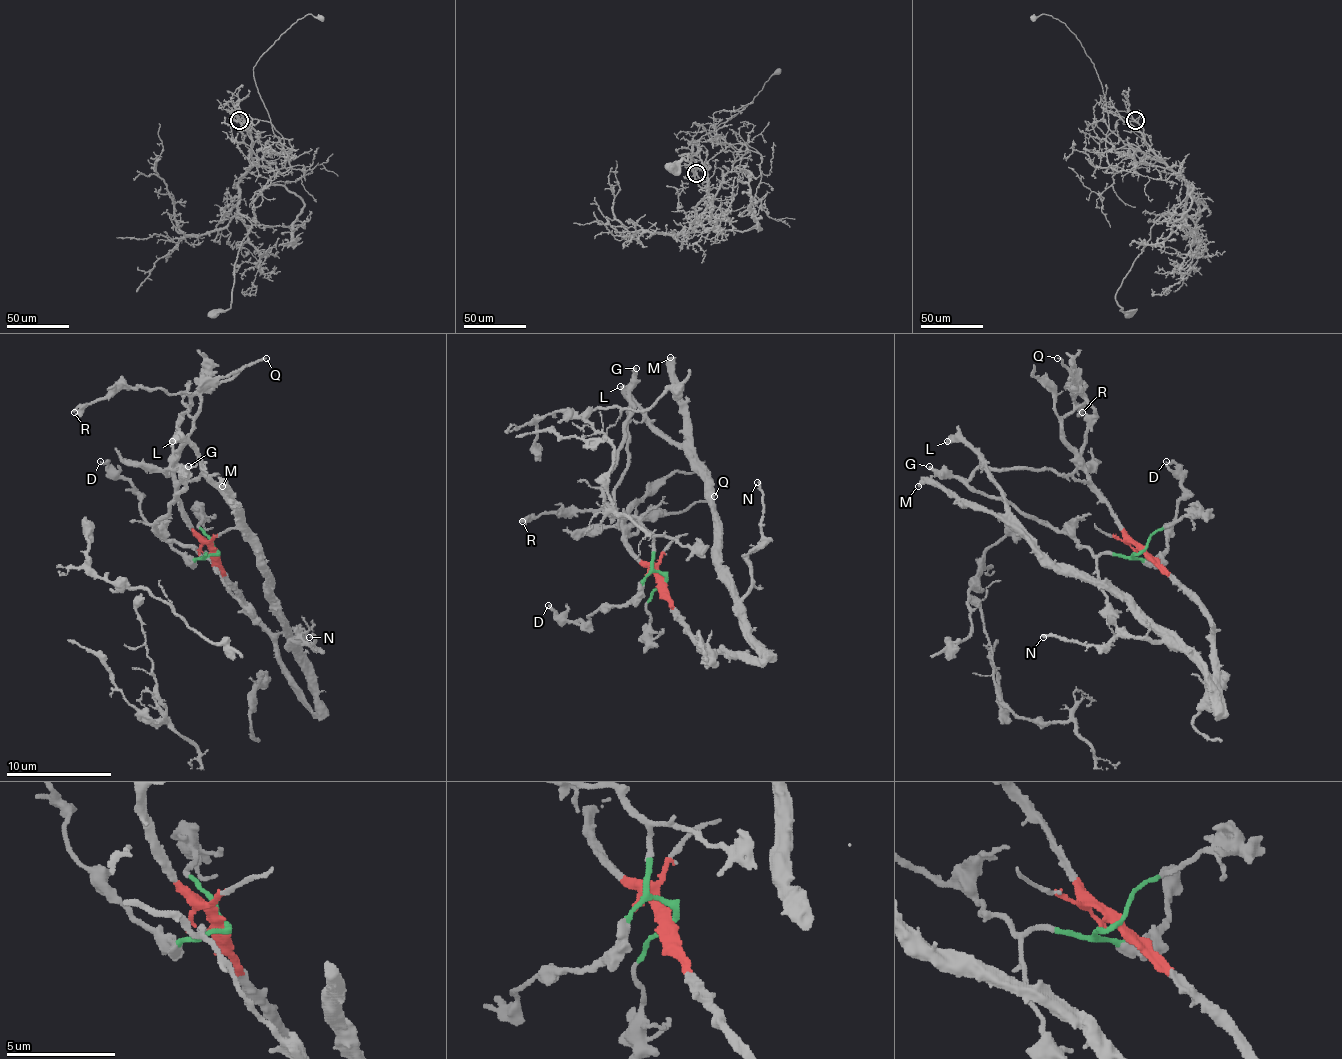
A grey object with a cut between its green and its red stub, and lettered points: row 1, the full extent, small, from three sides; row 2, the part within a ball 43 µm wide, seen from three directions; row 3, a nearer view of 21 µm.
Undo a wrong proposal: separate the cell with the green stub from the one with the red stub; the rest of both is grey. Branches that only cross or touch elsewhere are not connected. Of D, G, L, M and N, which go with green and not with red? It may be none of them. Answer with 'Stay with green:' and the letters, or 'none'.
Stay with green: D, G

